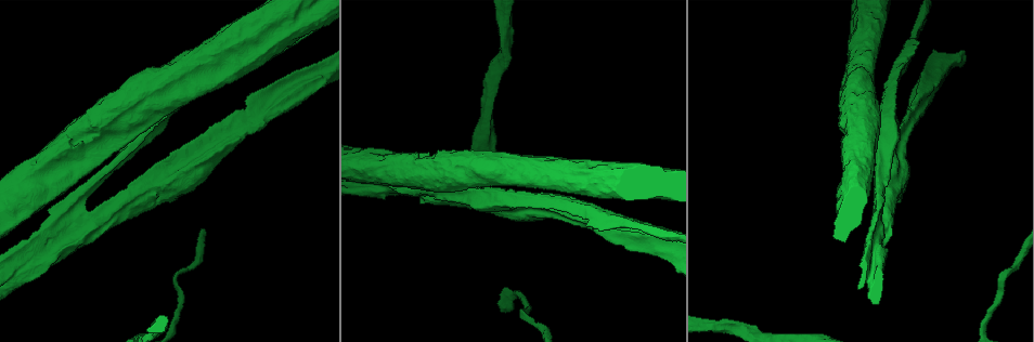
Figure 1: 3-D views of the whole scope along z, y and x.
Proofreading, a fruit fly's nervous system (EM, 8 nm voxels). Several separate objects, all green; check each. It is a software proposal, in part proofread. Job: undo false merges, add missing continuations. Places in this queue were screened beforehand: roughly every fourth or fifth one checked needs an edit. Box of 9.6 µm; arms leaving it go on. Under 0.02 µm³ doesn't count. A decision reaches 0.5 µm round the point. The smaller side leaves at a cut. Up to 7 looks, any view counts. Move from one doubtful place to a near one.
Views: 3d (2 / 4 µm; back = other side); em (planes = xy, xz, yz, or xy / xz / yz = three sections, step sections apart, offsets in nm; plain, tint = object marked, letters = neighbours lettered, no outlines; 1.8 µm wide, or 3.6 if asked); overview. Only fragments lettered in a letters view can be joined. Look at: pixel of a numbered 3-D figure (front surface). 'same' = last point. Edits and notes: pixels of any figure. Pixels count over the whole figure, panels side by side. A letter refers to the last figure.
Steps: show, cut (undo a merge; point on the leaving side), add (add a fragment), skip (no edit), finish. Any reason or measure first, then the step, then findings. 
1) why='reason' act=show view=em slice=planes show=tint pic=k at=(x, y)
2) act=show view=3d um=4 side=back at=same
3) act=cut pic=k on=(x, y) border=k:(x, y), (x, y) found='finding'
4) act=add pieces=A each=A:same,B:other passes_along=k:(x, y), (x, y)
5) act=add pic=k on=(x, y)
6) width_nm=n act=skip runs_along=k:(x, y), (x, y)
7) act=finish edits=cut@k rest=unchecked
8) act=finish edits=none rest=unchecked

why='touches itself' act=show view=em slice=planes show=tint pic=1 at=(382, 190)

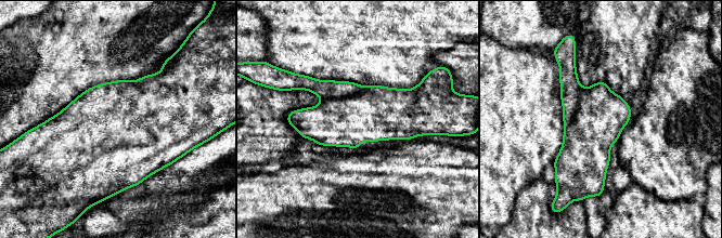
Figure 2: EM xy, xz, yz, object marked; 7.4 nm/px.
act=show view=em slice=planes show=letters at=same

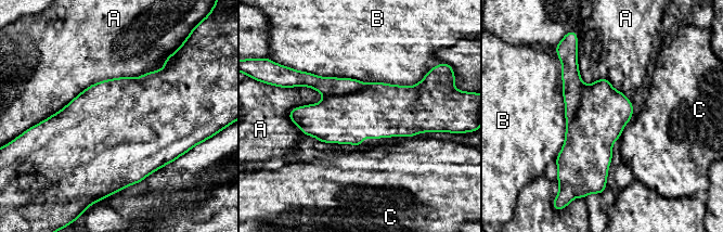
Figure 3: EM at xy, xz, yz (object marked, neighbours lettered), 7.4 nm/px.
act=cut pic=3 on=(328, 86) each=A:other,B:other,C:other part_leaving=3:(573, 61), (568, 118) found='two cells meet here'

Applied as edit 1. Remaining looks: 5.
why='thick turns thin' act=show view=3d um=4 pic=1 at=(67, 149)

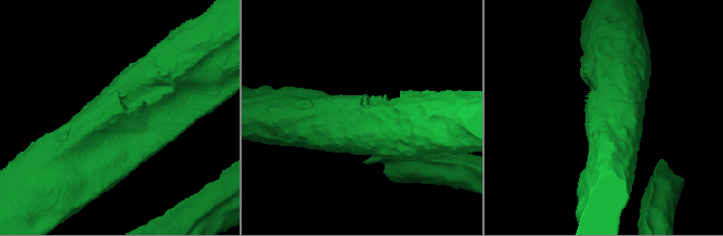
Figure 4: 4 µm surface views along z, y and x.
why='need the tissue' act=show view=em slice=xz step=8 show=tint pic=4 at=(117, 113)

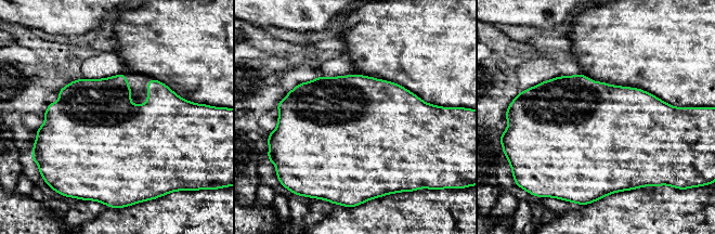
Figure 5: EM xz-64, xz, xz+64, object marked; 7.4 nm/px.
why='cut it another way' act=show view=em slice=planes show=letters at=same

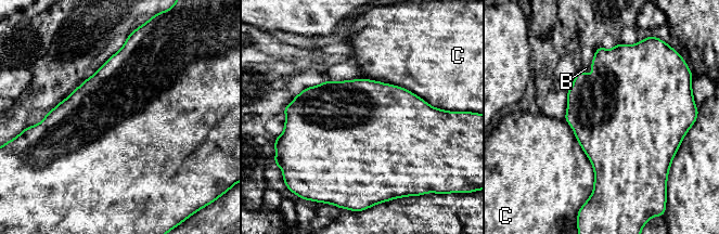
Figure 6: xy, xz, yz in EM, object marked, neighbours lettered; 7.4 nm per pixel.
act=add pic=6 on=(586, 68) each=B:same,C:other passes_along=6:(623, 75), (589, 75), (586, 68) found='it goes on there'

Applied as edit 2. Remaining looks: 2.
act=show view=em slice=planes show=tint pic=1 at=(1006, 276)

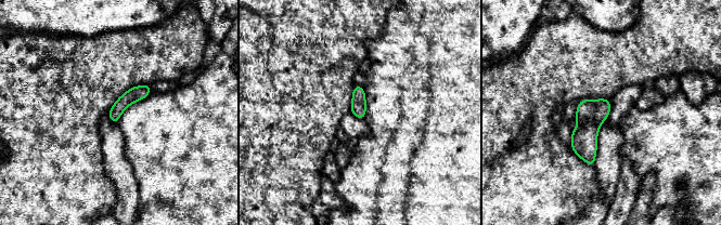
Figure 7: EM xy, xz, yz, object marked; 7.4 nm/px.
act=show view=em slice=planes show=letters at=same

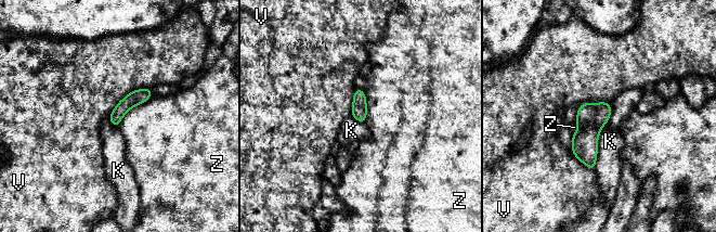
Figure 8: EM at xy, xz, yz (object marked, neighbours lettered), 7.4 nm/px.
act=skip each=K:other,V:other,Z:other border=8:(152, 95), (134, 105), (117, 127) found='continuous, no second cell'

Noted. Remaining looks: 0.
act=finish edits=cut@3,add@6 rest=unchecked

